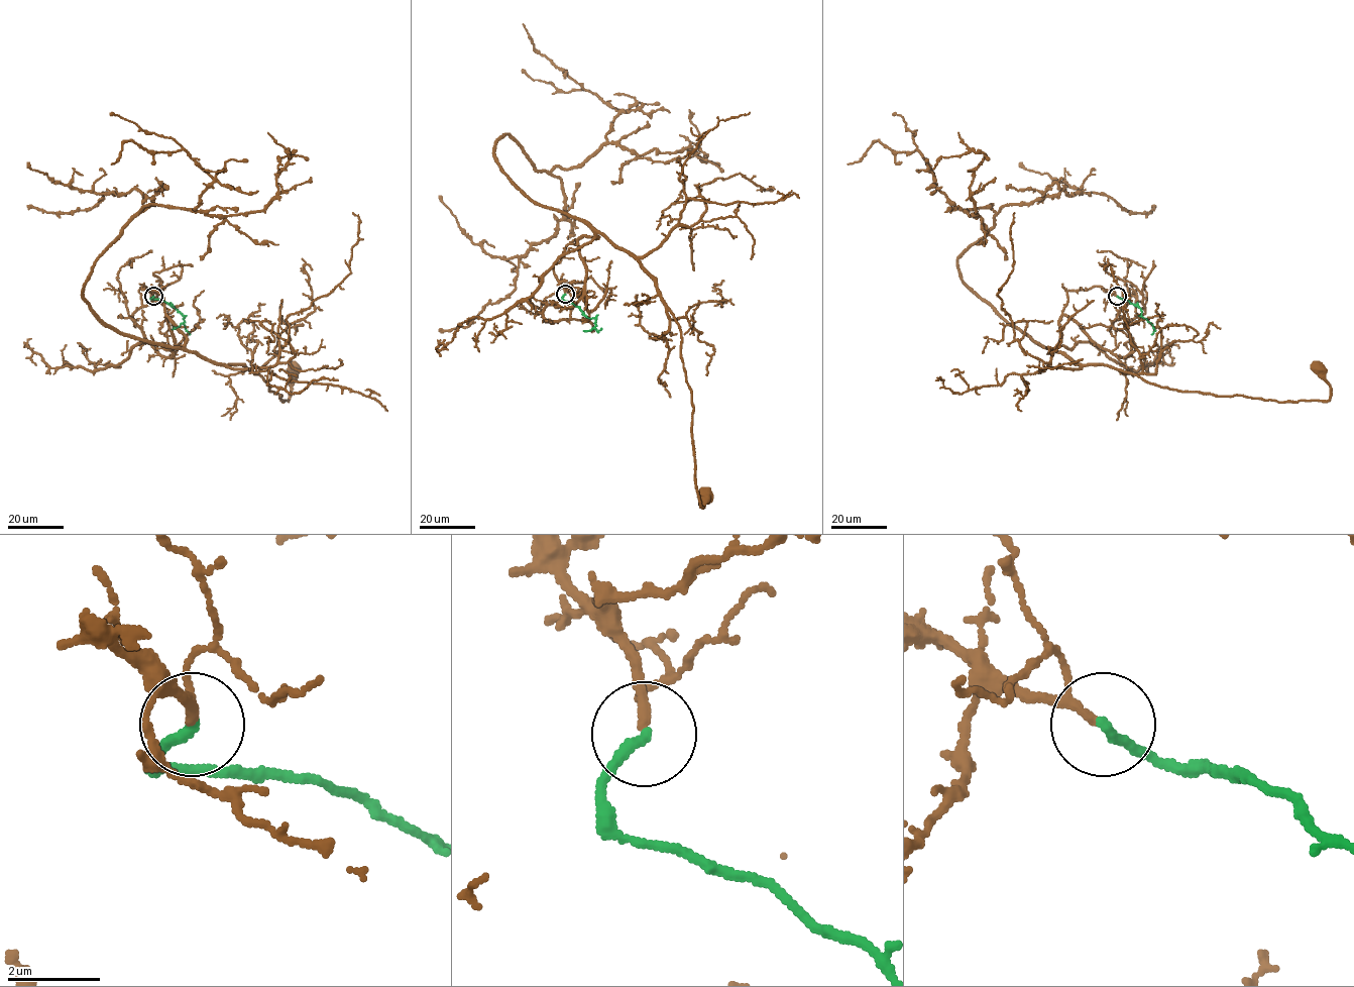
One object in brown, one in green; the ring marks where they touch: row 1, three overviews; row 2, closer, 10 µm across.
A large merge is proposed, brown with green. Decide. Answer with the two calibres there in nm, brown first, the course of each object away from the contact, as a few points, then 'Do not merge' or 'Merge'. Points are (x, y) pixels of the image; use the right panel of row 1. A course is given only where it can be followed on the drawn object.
Thickness 140 nm (brown) against 240 nm. Course of brown: (1117, 296), (1099, 286), (1066, 292), (1056, 350), (1163, 387), (1278, 402), (1327, 401), (1319, 368). Course of green: (1117, 296), (1141, 309), (1154, 330), (1151, 334). Merge

